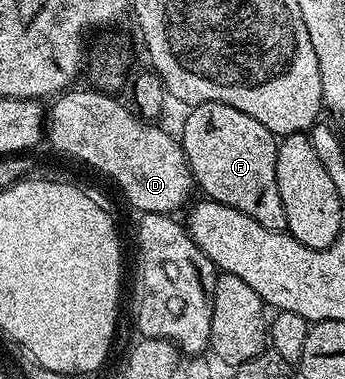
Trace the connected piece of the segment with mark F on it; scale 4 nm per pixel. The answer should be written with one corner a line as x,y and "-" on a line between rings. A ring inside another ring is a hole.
198,103
190,111
193,112
181,127
179,142
200,194
239,209
239,213
247,213
247,217
267,229
285,231
287,213
283,209
283,197
279,197
275,173
278,136
272,135
267,125
259,125
255,117
247,117
247,113
239,113
231,105

